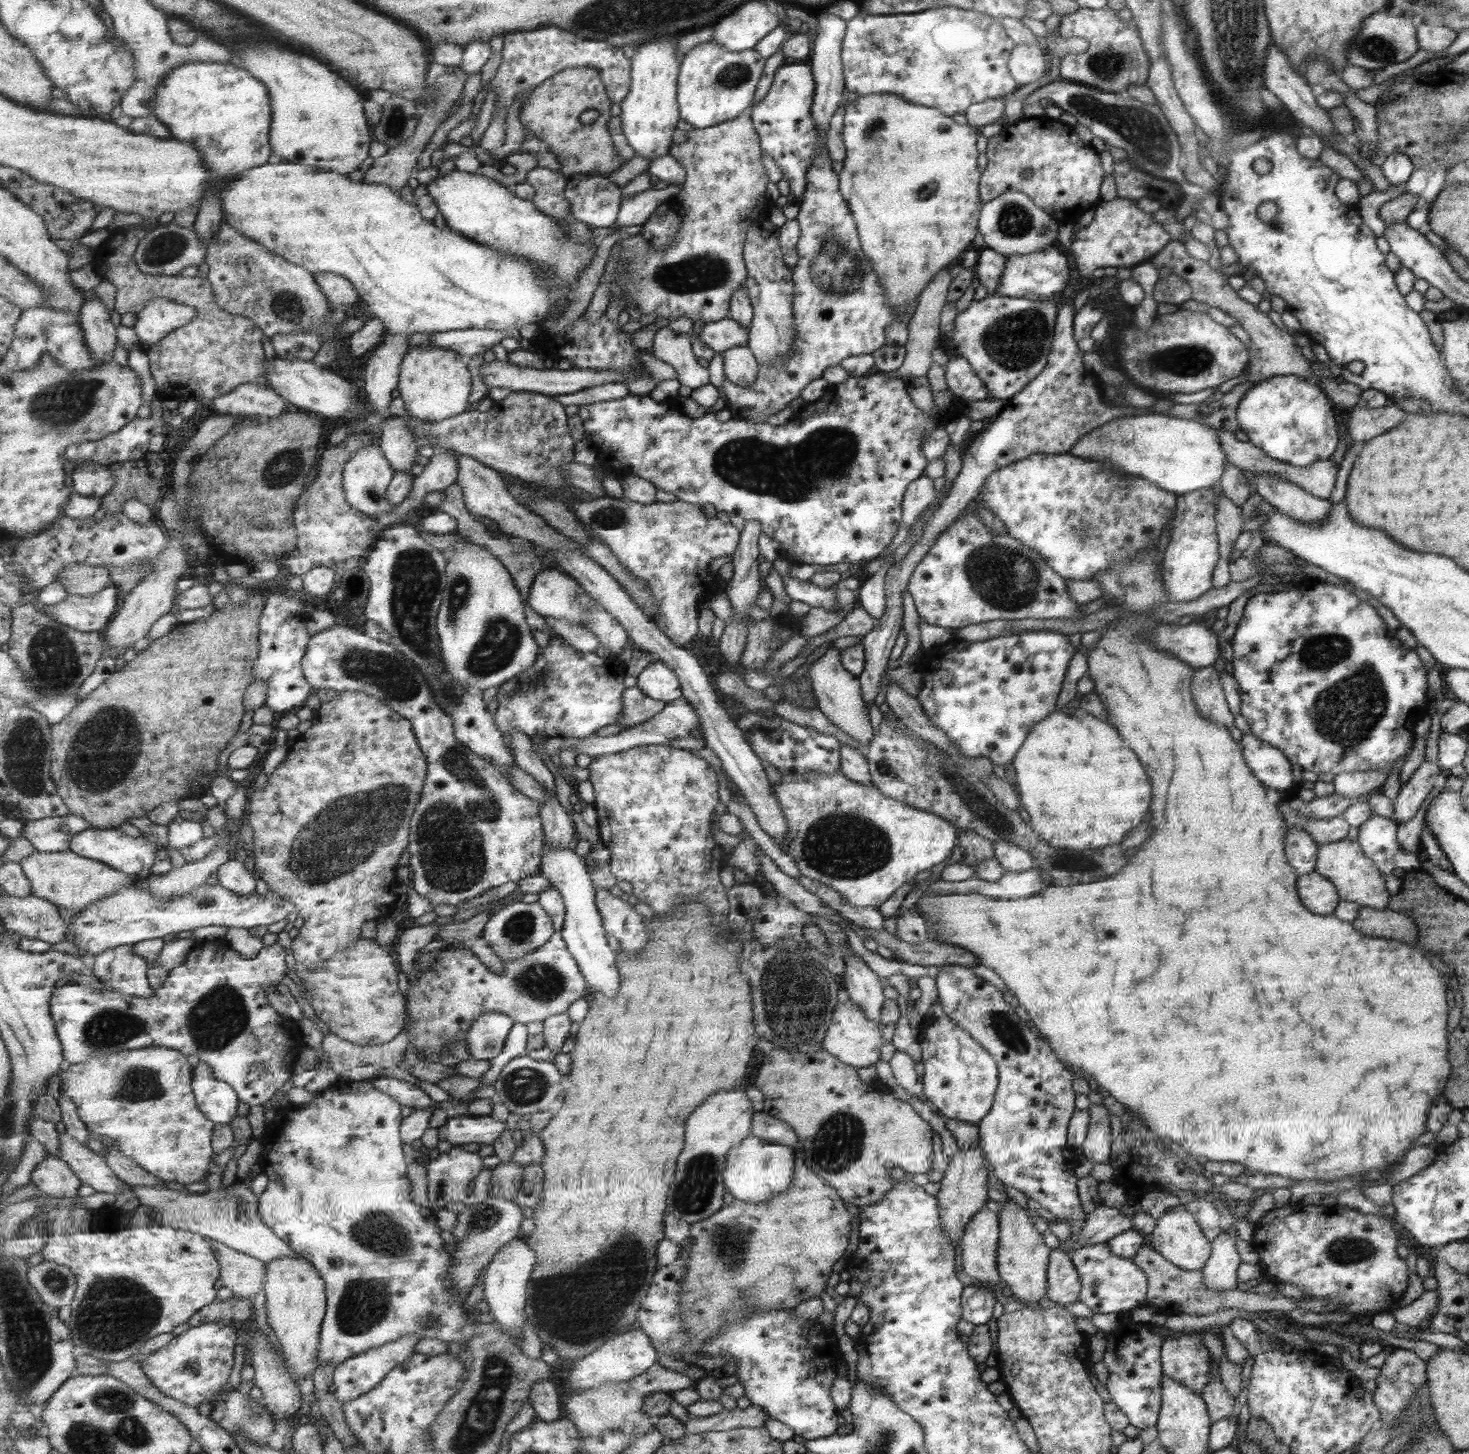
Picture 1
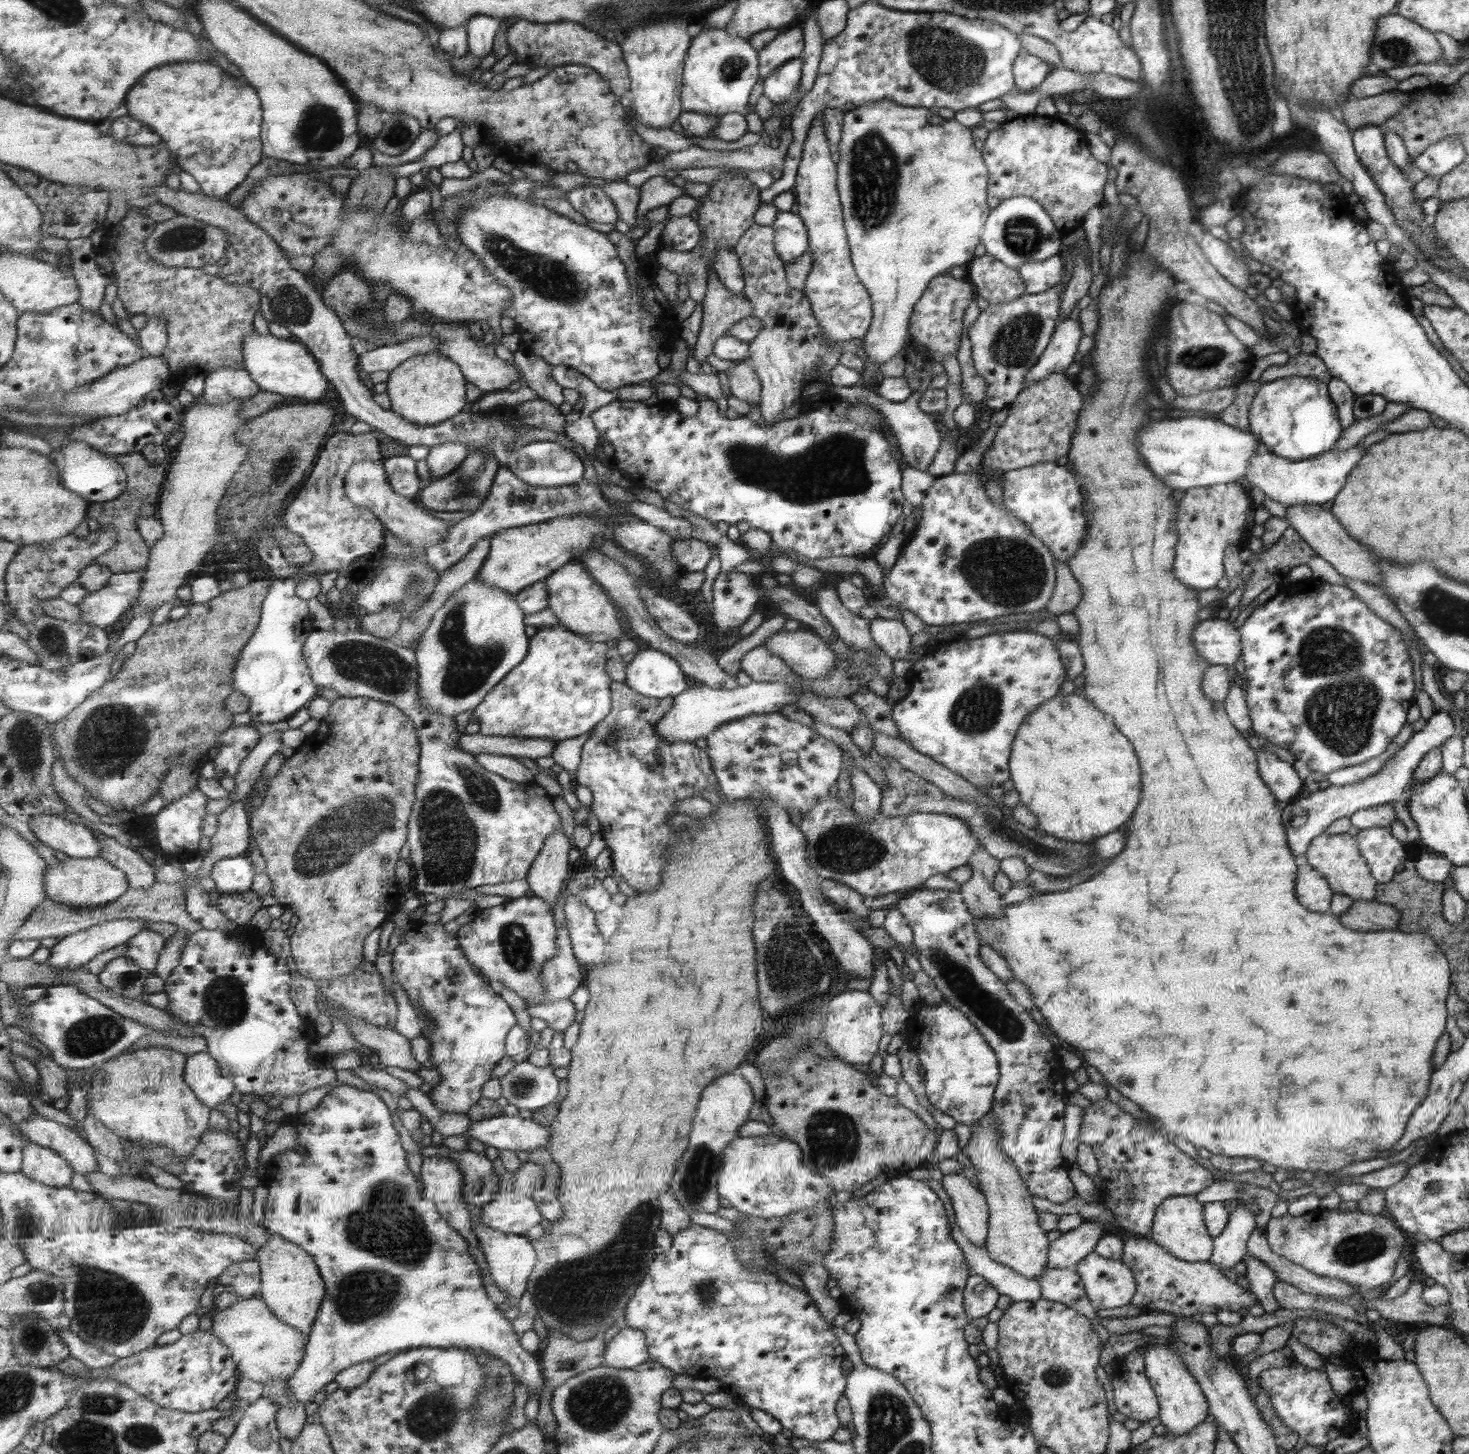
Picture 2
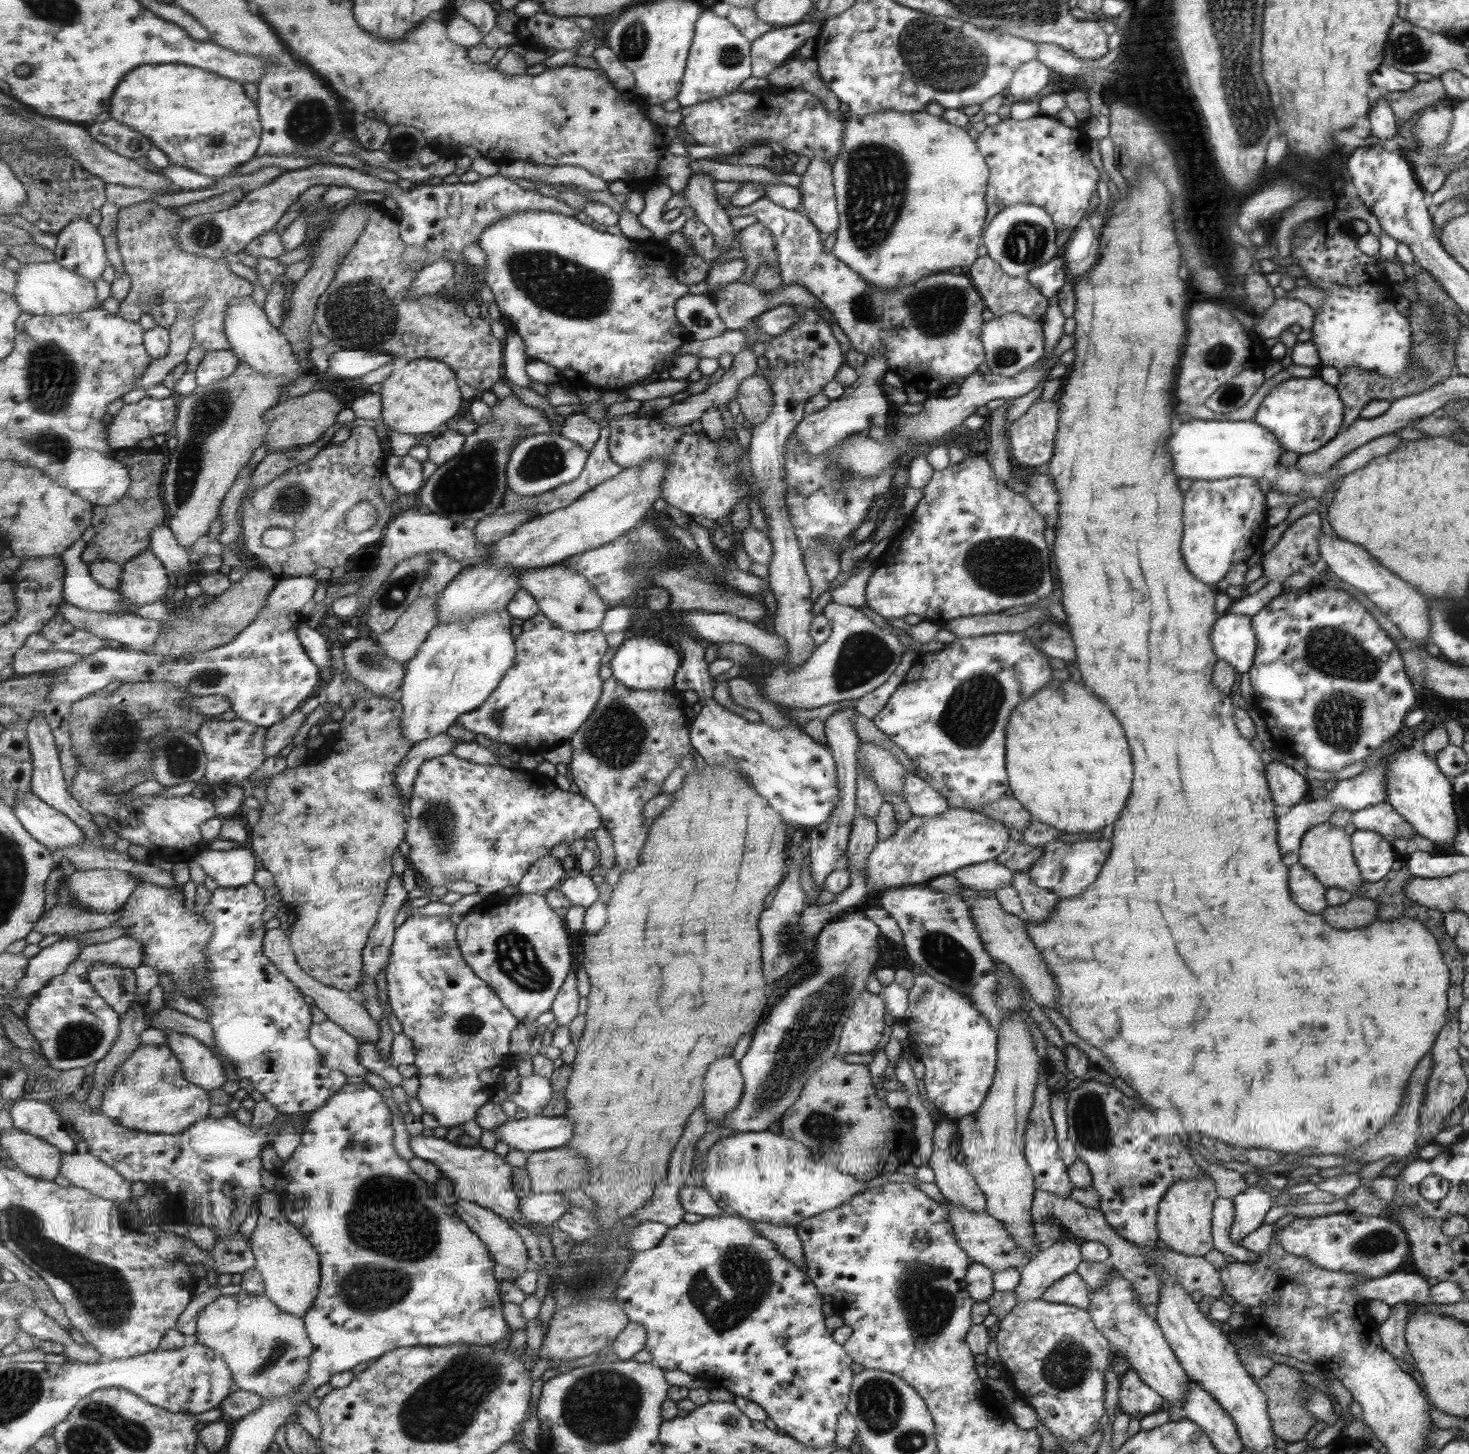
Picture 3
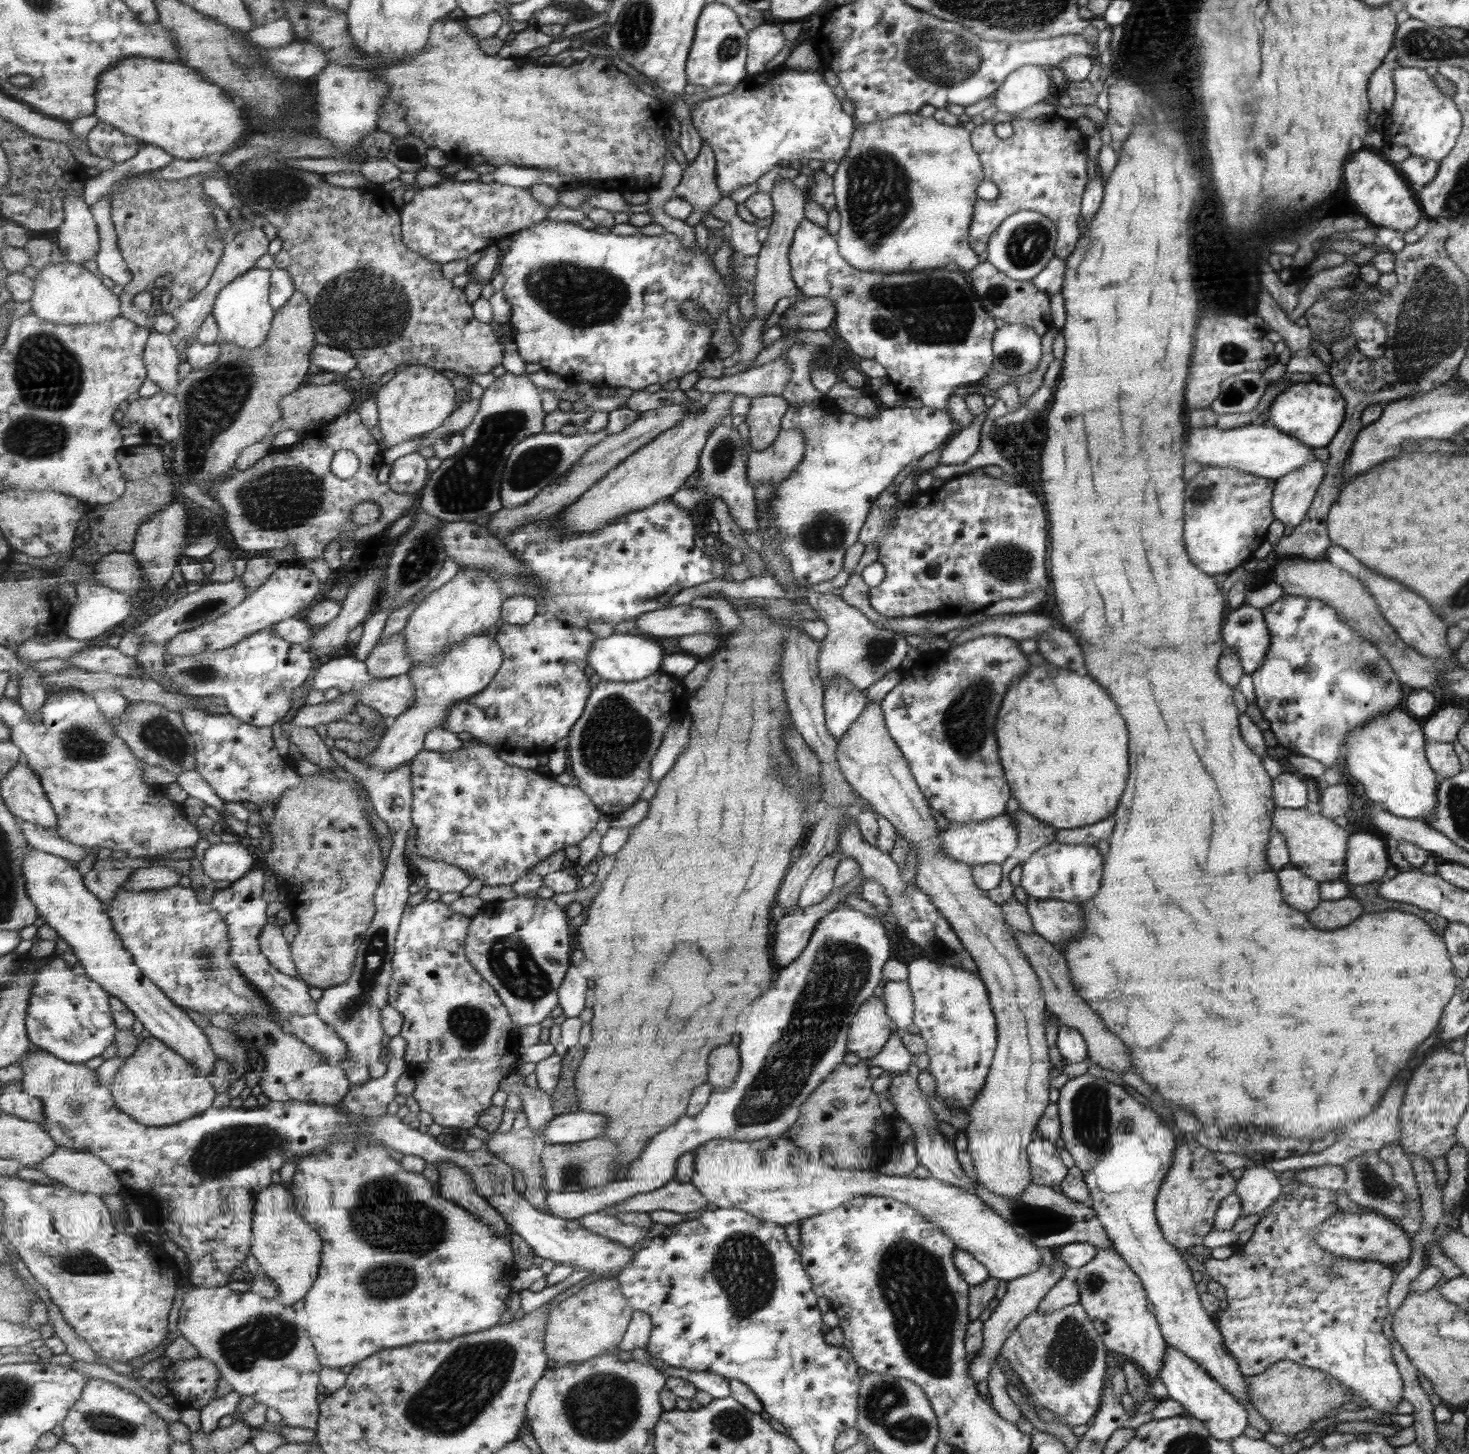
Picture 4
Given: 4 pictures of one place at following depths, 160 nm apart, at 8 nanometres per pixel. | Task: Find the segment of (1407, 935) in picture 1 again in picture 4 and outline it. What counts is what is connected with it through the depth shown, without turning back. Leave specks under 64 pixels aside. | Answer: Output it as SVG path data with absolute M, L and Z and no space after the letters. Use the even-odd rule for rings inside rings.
M1351 896L1340 898L1337 901L1320 901L1318 906L1307 914L1309 922L1317 930L1331 930L1341 928L1353 922L1363 914L1361 904Z

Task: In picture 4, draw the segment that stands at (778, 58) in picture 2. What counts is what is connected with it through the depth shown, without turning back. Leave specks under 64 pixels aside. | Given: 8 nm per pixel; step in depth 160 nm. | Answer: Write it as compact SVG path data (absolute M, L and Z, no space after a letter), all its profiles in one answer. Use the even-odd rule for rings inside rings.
M761 24L751 30L747 37L747 74L752 77L765 71L773 55L782 47L783 41L781 29L776 26Z

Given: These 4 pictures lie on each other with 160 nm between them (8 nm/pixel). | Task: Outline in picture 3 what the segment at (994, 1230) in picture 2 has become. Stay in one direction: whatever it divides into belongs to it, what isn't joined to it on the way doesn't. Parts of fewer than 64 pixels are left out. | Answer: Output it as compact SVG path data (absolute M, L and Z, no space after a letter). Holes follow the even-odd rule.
M995 962L995 975L998 976L997 1001L1002 1012L1000 1018L1001 1029L997 1034L997 1060L994 1070L993 1082L986 1093L986 1098L979 1109L966 1117L955 1120L956 1130L960 1132L959 1147L964 1154L965 1166L973 1174L974 1181L979 1190L986 1195L986 1211L993 1218L1003 1223L1008 1235L1014 1239L1019 1248L1028 1256L1028 1260L1037 1253L1037 1245L1034 1238L1033 1221L1031 1221L1030 1206L1034 1200L1034 1175L1030 1171L1030 1165L1026 1162L1025 1136L1026 1126L1029 1122L1030 1110L1034 1106L1034 1092L1037 1089L1037 1078L1041 1072L1041 1059L1038 1057L1037 1047L1031 1038L1026 1022L1022 1018L1022 1006L1024 998L1020 990L1013 986L1015 977L1007 976L1011 972L1003 972L999 969L999 962Z

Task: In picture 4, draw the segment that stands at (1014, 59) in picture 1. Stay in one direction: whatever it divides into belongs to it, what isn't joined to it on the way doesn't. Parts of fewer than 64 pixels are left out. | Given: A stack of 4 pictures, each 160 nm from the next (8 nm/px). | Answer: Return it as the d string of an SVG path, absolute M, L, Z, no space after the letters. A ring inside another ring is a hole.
M1025 65L1005 78L992 96L999 112L1015 114L1043 102L1049 94L1049 76L1035 65Z

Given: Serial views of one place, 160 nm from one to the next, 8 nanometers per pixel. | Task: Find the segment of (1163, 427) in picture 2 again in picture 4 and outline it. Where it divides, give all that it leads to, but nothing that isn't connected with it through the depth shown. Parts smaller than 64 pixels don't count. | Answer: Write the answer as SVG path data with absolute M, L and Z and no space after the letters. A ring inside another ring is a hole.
M1260 422L1249 423L1241 428L1221 430L1217 426L1191 430L1187 436L1187 456L1203 467L1227 467L1259 475L1274 481L1287 473L1299 470L1314 457L1312 448L1298 442L1289 435L1282 434L1277 427Z

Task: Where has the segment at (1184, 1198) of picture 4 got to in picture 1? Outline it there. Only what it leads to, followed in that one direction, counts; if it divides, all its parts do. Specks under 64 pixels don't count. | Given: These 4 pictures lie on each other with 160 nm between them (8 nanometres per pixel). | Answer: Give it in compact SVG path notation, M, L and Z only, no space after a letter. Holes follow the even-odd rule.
M1175 1205L1156 1218L1154 1229L1146 1236L1147 1244L1165 1260L1183 1270L1200 1270L1210 1256L1213 1244L1209 1244L1202 1233L1197 1219L1186 1209L1185 1205Z

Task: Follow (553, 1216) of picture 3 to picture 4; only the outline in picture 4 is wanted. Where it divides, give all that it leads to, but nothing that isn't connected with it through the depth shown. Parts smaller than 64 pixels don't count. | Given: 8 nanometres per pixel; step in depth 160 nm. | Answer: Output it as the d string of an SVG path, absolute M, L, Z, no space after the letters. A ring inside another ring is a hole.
M837 904L829 914L817 921L804 949L787 965L777 972L775 986L756 998L751 1004L751 1022L747 1030L739 1034L738 1057L741 1066L733 1084L722 1089L714 1088L707 1097L705 1106L695 1116L683 1117L663 1134L655 1134L646 1142L639 1158L630 1166L629 1178L618 1185L614 1181L582 1190L581 1192L548 1192L550 1214L579 1221L588 1214L605 1211L624 1200L641 1193L657 1190L674 1178L678 1158L696 1149L705 1142L721 1140L755 1141L761 1138L779 1138L791 1125L798 1121L801 1106L807 1097L818 1088L838 1065L842 1064L846 1052L846 1038L850 1022L866 998L873 994L881 980L881 966L889 958L889 940L885 928L879 921L862 914L861 911Z

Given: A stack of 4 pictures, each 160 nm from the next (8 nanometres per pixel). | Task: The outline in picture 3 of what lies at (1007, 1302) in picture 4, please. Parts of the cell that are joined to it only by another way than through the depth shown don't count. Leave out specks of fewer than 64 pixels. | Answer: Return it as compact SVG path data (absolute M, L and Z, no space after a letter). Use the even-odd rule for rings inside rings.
M1065 1238L1056 1241L1017 1268L1018 1283L1012 1293L1018 1302L1040 1298L1054 1282L1072 1273L1081 1261L1079 1239Z

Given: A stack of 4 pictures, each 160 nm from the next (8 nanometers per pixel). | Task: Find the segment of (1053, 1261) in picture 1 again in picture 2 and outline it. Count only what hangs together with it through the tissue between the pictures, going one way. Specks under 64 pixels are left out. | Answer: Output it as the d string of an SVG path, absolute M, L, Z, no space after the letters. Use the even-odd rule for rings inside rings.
M1052 1268L1036 1278L1041 1297L1051 1302L1060 1302L1071 1310L1078 1311L1086 1318L1091 1318L1095 1333L1099 1334L1099 1346L1103 1346L1109 1337L1107 1330L1099 1323L1096 1308L1090 1302L1089 1296L1078 1275L1078 1271L1069 1268Z

